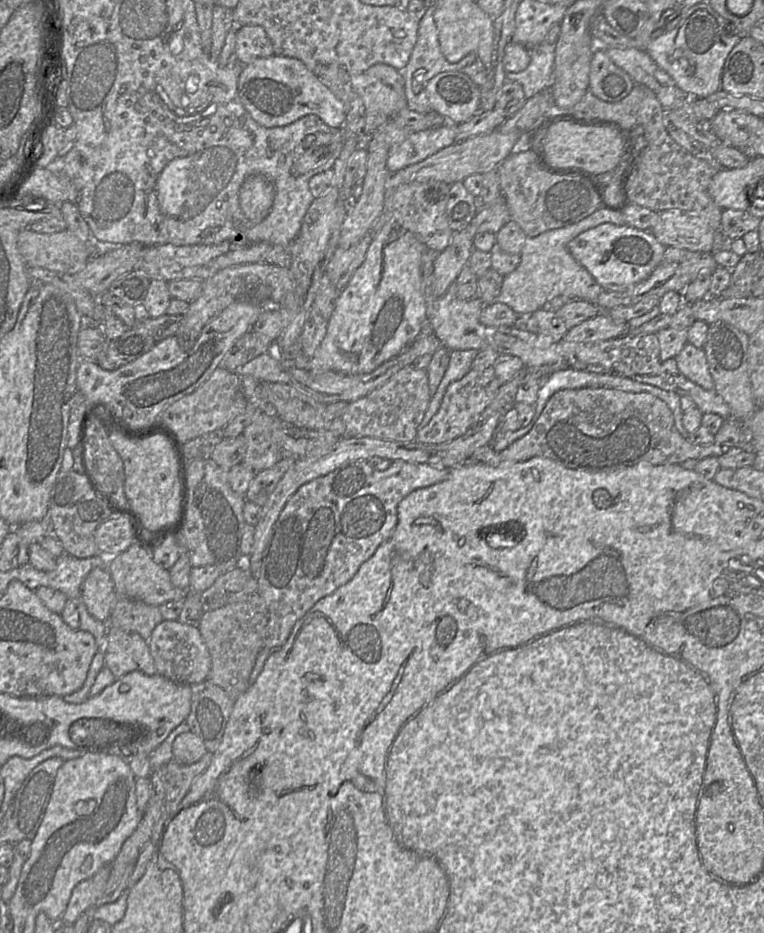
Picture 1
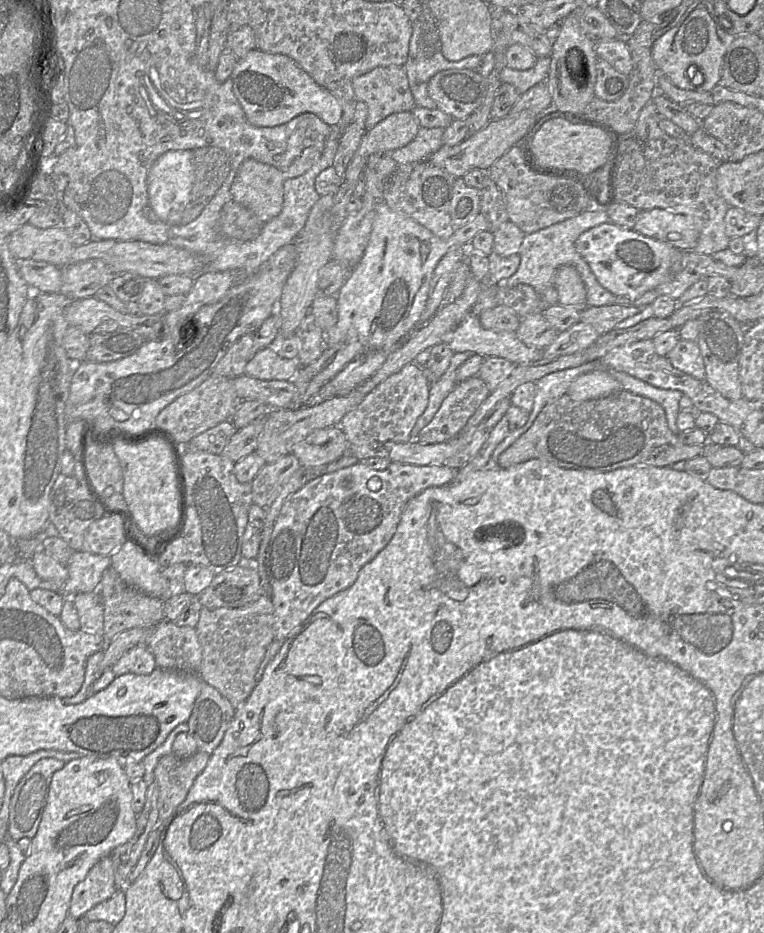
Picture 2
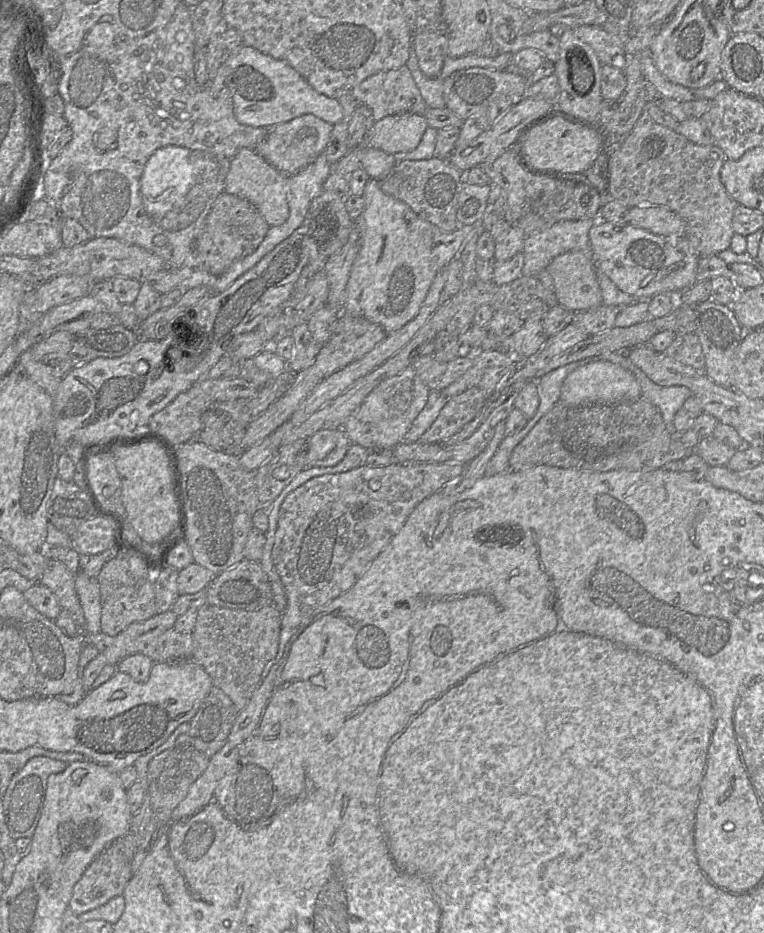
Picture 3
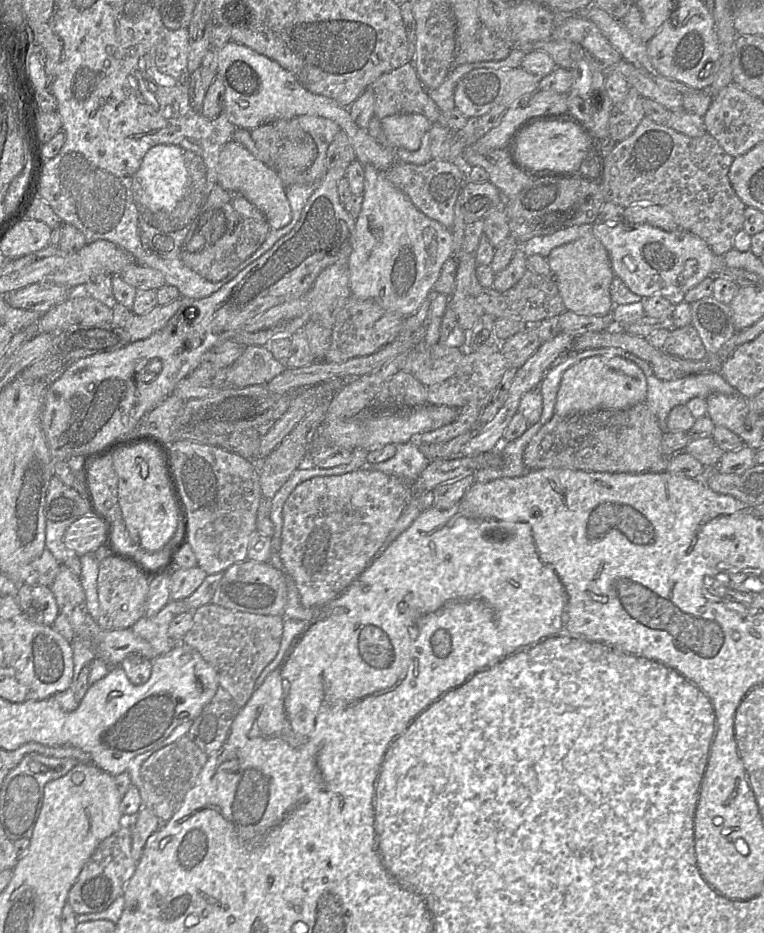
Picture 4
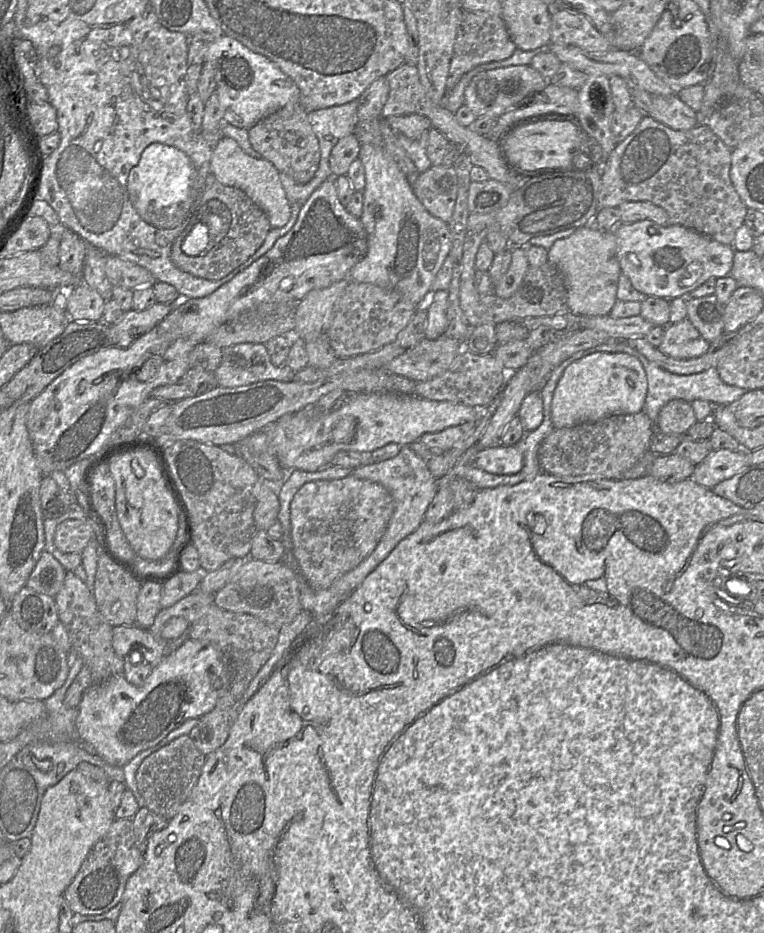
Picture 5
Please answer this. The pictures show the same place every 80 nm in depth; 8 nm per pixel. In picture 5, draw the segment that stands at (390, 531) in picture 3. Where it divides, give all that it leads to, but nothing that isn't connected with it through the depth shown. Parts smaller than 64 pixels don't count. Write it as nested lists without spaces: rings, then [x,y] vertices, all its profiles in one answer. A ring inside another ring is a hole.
[[[494,445],[480,449],[473,457],[472,467],[497,475],[512,475],[521,471],[524,456],[516,446]],[[354,475],[334,480],[315,480],[302,485],[290,504],[291,537],[294,556],[310,587],[313,590],[326,589],[365,560],[385,533],[393,513],[394,502],[387,489]]]

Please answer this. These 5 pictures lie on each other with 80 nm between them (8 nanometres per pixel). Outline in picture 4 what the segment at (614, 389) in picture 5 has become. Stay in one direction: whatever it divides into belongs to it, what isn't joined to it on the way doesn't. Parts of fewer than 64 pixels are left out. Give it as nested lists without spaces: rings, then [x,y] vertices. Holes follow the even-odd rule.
[[[593,356],[570,367],[563,375],[554,414],[570,418],[590,410],[622,410],[646,401],[647,382],[643,371],[622,357]]]

